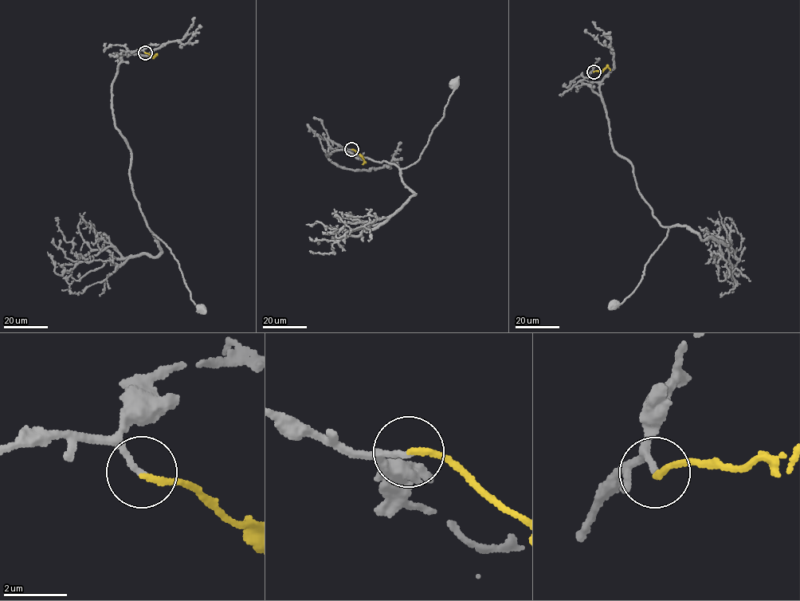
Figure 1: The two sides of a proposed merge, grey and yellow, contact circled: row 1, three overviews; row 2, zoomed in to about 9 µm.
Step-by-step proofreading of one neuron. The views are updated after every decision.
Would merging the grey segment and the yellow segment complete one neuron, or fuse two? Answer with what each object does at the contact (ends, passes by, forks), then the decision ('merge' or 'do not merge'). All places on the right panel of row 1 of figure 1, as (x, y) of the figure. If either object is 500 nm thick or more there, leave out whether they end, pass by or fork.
grey ends; yellow ends; merge

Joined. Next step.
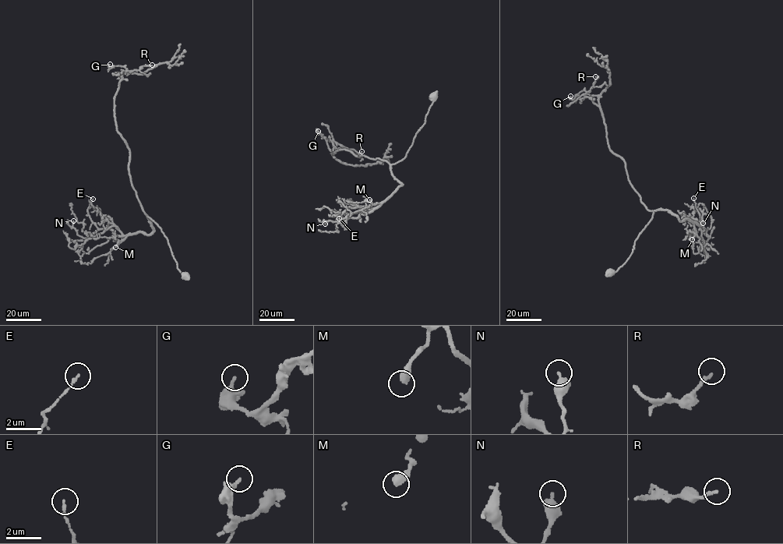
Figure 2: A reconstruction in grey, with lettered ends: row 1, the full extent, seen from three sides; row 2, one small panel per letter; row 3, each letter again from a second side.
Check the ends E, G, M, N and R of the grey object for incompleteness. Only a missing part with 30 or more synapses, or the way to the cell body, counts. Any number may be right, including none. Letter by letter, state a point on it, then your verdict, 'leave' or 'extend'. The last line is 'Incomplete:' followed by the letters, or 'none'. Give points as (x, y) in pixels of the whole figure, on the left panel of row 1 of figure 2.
E: at (93, 199); leave
G: at (110, 64); leave
M: at (115, 247); leave
N: at (73, 220); leave
R: at (152, 65); leave
Incomplete: none

